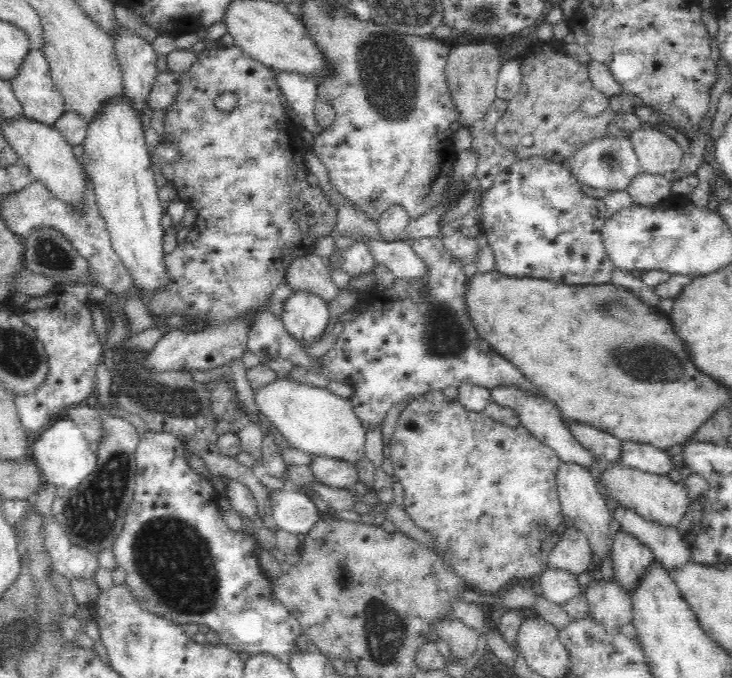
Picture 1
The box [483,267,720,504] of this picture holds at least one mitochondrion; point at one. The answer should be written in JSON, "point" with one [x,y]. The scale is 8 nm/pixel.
{"point":[655,363]}

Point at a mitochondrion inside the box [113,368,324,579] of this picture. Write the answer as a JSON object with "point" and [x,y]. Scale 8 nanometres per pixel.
{"point":[172,401]}

